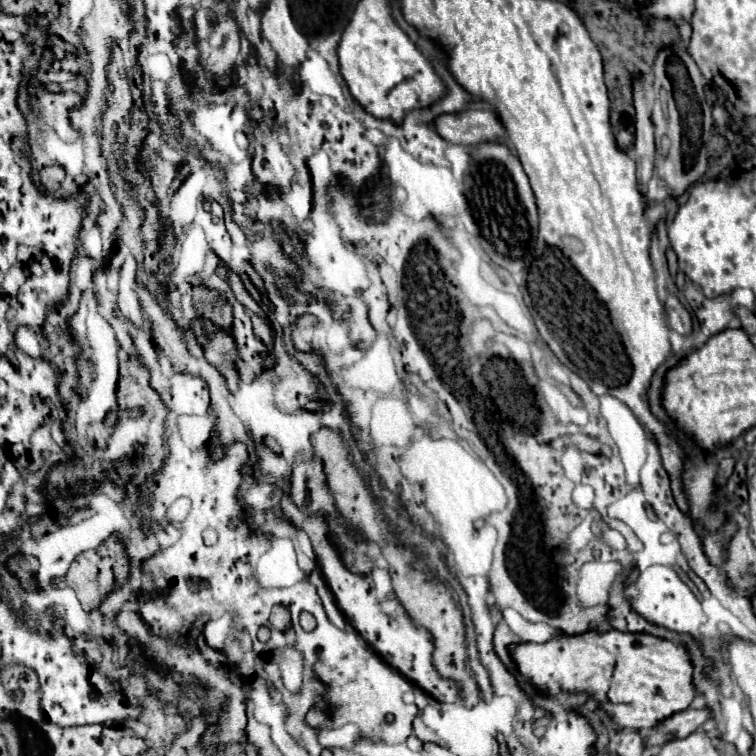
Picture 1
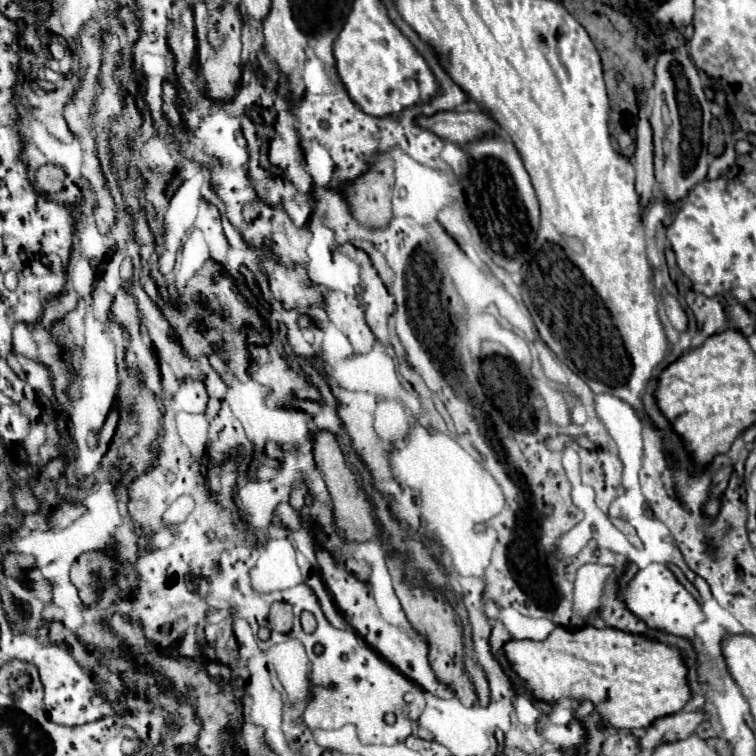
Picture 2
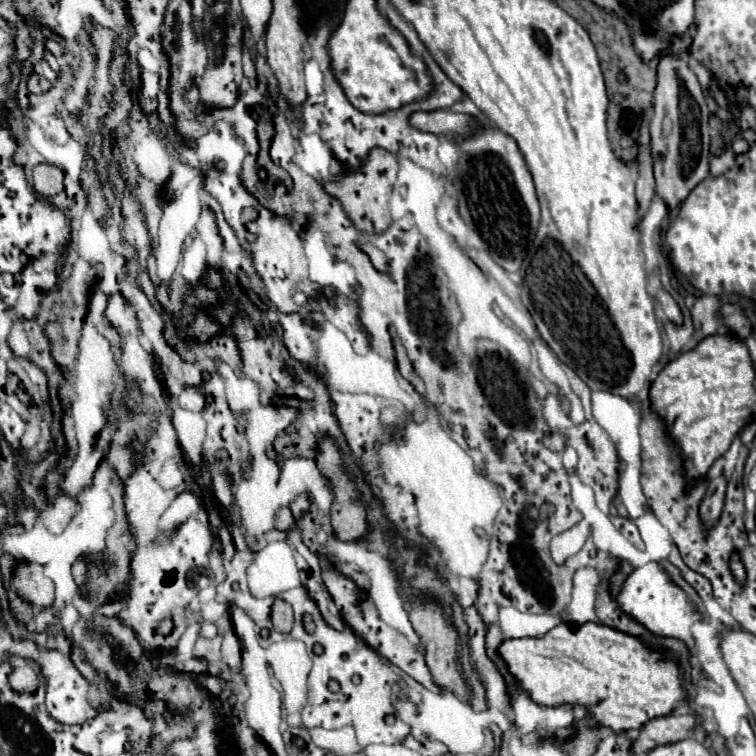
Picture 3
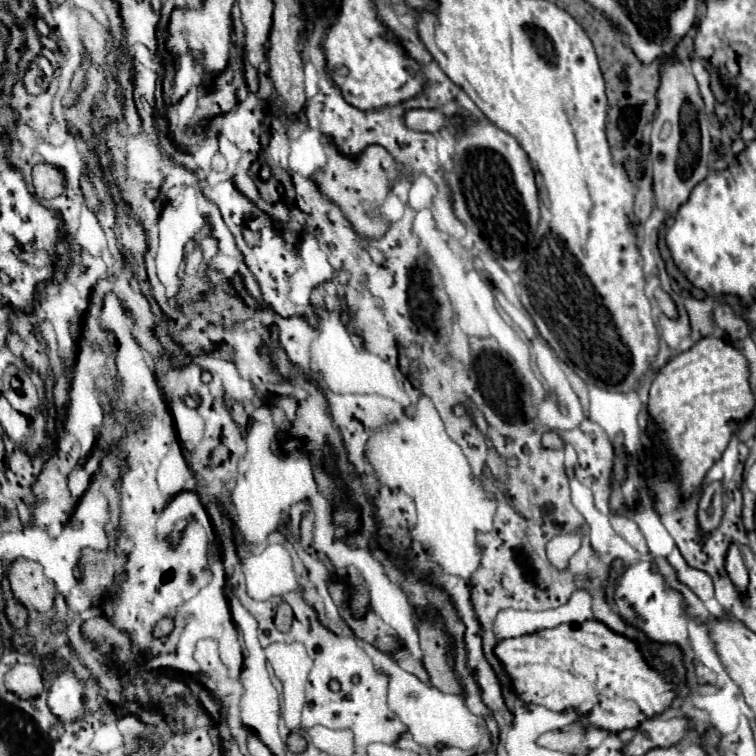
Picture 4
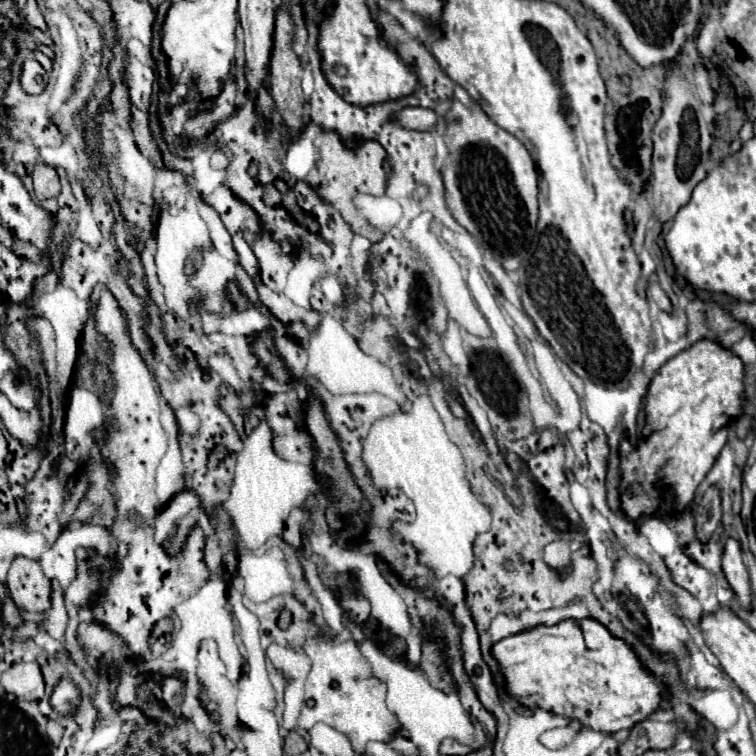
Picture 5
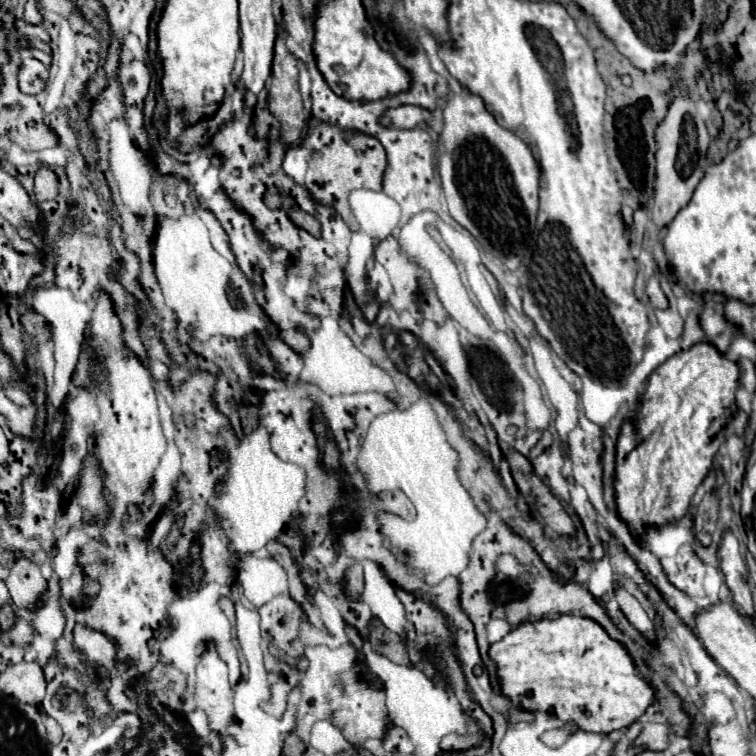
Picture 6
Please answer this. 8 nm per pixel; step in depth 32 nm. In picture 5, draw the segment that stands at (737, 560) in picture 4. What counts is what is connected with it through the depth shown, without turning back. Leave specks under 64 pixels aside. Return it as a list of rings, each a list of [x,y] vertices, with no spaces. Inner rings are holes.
[[[726,538],[724,552],[722,552],[722,570],[726,574],[726,580],[734,592],[734,598],[744,610],[752,610],[752,590],[748,580],[748,570],[742,562],[740,544],[734,538]]]

